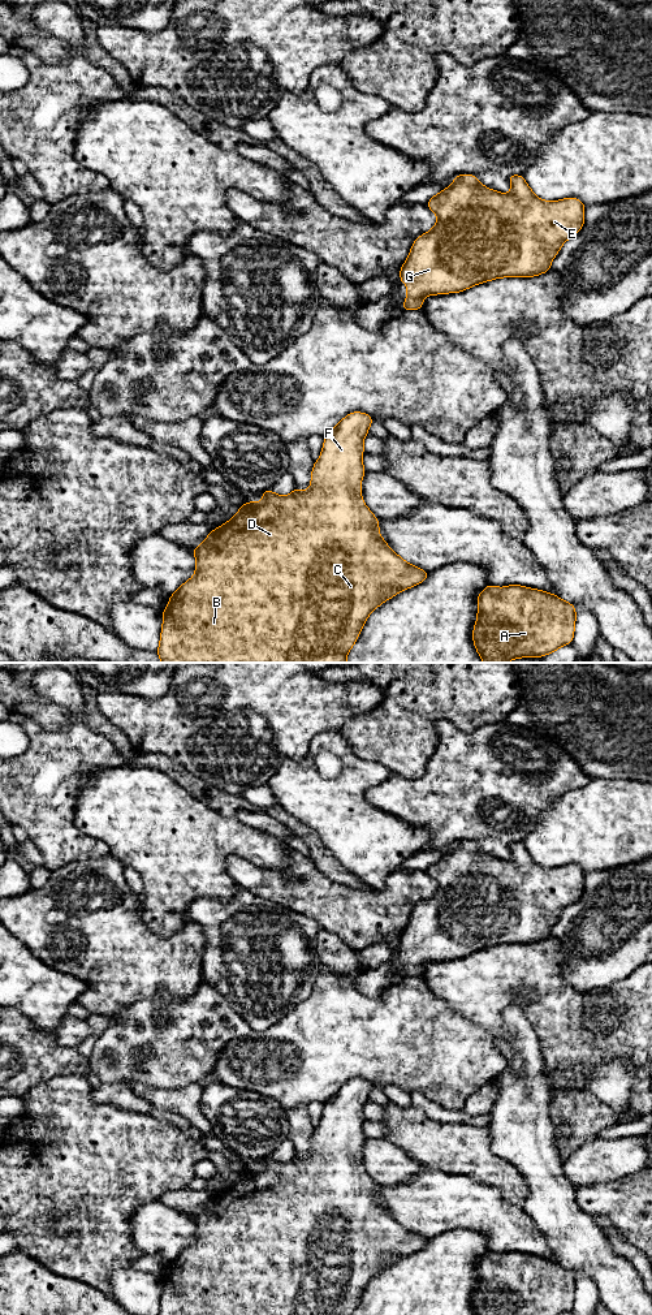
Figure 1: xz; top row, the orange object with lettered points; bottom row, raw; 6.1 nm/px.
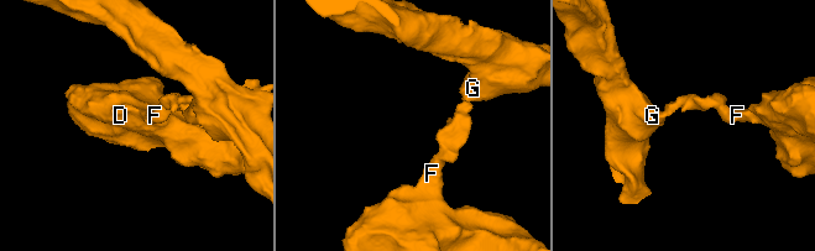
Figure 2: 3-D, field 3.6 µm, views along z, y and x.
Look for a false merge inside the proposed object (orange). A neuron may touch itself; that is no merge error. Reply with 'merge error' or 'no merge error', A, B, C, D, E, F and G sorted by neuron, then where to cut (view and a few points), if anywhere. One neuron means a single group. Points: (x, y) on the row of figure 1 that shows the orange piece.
no merge error; groups A B C D E F G; cut none

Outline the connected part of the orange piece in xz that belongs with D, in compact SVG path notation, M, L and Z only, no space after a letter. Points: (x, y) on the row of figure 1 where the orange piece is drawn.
M353 411L324 437L320 458L314 462L311 484L307 492L297 486L288 496L278 496L272 490L263 491L263 501L243 503L234 517L223 526L213 529L203 543L191 548L197 557L195 574L170 595L168 607L163 611L163 629L157 655L161 663L346 663L347 652L357 642L370 613L380 604L402 590L424 582L428 572L407 564L380 536L379 519L366 506L360 496L360 482L366 474L363 467L363 439L374 418L360 411Z

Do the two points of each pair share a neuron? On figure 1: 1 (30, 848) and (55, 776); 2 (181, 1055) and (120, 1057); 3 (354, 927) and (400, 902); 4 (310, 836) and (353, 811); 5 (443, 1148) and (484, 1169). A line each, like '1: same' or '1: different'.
1: different
2: same
3: same
4: different
5: same

